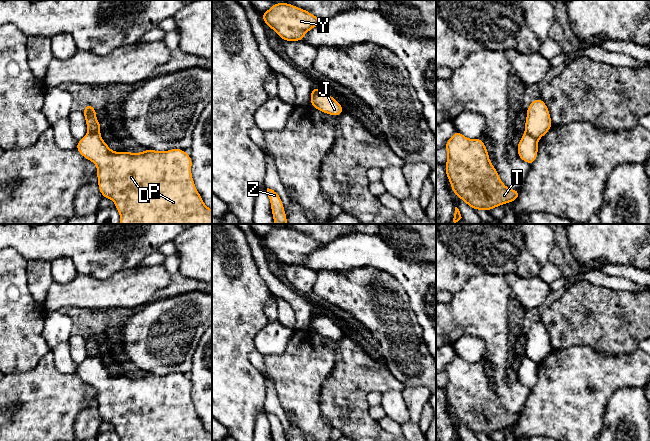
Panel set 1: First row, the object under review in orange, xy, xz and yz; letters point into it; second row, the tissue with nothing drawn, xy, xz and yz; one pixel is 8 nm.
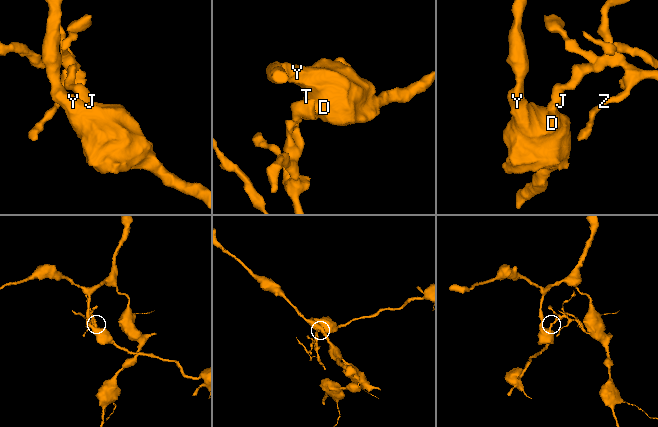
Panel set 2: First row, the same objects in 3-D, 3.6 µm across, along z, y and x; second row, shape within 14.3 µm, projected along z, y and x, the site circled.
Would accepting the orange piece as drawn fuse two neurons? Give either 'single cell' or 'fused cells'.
fused cells

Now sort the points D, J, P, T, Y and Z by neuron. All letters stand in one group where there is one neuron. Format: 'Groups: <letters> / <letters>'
Groups: D P T Y / J Z

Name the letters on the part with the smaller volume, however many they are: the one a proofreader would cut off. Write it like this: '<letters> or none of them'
J, Z

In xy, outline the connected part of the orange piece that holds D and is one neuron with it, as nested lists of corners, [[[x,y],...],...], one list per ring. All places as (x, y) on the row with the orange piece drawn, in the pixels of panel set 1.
[[[88,132],[77,142],[76,150],[87,160],[92,161],[97,166],[98,188],[103,198],[111,199],[115,202],[115,207],[120,213],[119,224],[212,224],[212,210],[208,208],[198,193],[191,174],[192,158],[183,149],[170,149],[168,151],[156,151],[146,149],[144,152],[114,152],[104,142],[99,133]]]

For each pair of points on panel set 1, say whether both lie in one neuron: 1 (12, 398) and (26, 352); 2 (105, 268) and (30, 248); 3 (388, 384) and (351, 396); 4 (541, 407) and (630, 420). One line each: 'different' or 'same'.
1: different
2: same
3: same
4: different

